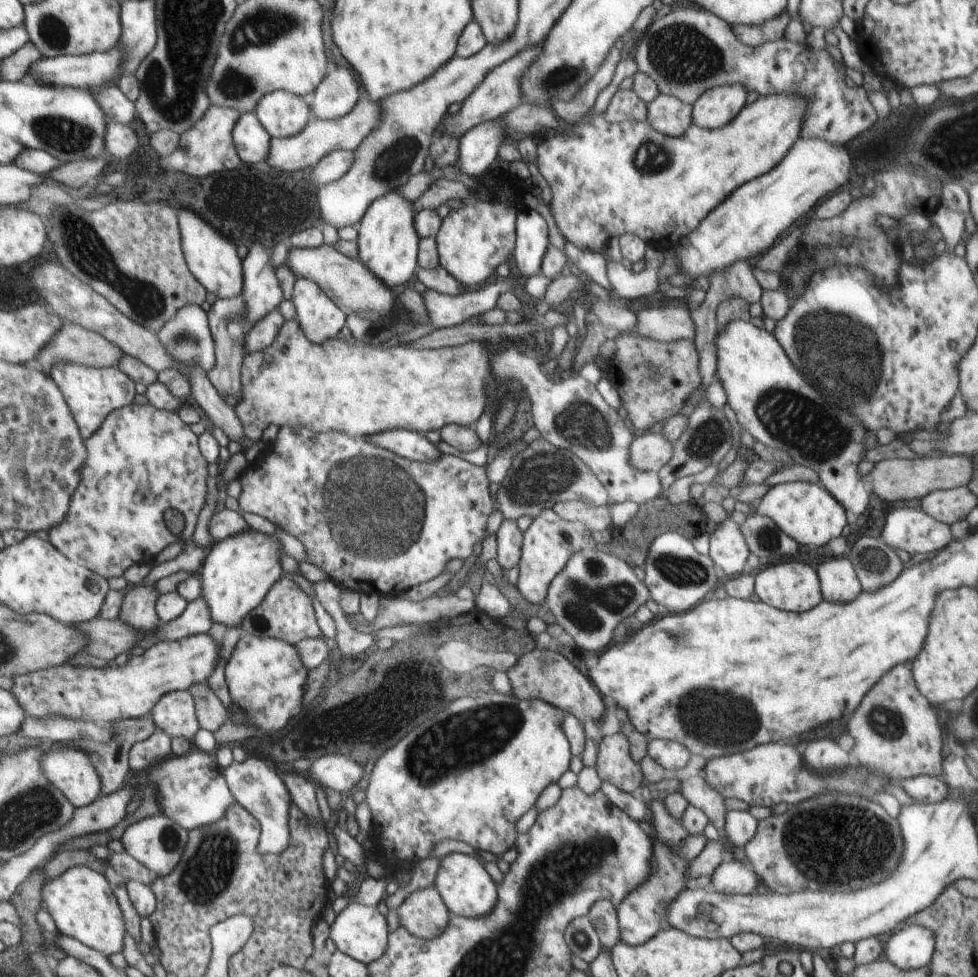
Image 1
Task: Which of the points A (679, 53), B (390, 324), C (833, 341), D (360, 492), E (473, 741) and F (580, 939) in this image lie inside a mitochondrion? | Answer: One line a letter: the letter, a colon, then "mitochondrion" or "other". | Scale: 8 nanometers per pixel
A: mitochondrion
B: mitochondrion
C: mitochondrion
D: mitochondrion
E: mitochondrion
F: mitochondrion

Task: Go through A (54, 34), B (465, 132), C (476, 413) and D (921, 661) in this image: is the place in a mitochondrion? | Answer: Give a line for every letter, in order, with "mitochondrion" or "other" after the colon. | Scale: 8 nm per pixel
A: mitochondrion
B: other
C: other
D: other

